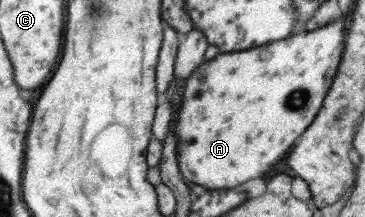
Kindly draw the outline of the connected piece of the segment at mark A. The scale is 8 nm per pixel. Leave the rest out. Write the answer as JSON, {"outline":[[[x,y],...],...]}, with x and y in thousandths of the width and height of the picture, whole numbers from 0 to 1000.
{"outline":[[[918,88],[855,143],[819,138],[715,217],[600,244],[578,276],[551,286],[507,369],[490,507],[468,535],[496,811],[567,857],[570,876],[649,857],[732,793],[737,765],[803,673],[879,498],[940,240],[945,143],[940,88]]]}

